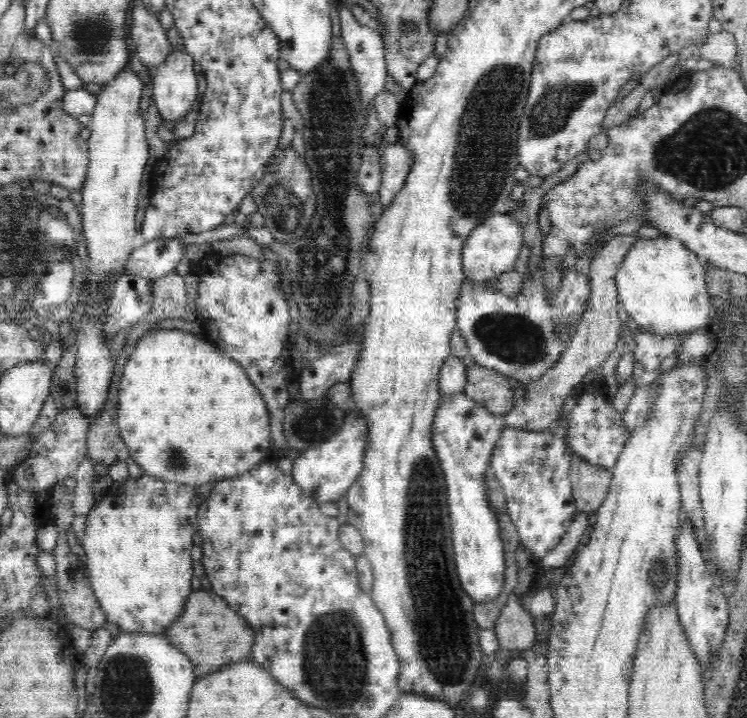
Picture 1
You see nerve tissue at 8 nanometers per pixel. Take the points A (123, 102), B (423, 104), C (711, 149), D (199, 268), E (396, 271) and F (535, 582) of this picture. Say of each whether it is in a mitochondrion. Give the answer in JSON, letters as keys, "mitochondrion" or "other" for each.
{"A":"other","B":"other","C":"mitochondrion","D":"other","E":"other","F":"other"}

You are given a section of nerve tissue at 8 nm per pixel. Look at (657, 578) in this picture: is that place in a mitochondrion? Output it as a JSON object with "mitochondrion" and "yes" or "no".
{"mitochondrion":"yes"}

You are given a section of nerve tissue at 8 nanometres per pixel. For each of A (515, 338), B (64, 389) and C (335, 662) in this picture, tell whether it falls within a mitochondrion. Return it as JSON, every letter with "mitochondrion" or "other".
{"A":"mitochondrion","B":"other","C":"mitochondrion"}

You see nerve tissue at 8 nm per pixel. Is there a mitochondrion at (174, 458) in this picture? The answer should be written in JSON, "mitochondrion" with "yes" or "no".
{"mitochondrion":"yes"}

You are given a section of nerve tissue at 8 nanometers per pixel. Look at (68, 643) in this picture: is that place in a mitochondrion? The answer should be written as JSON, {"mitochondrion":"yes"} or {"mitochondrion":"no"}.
{"mitochondrion":"no"}

